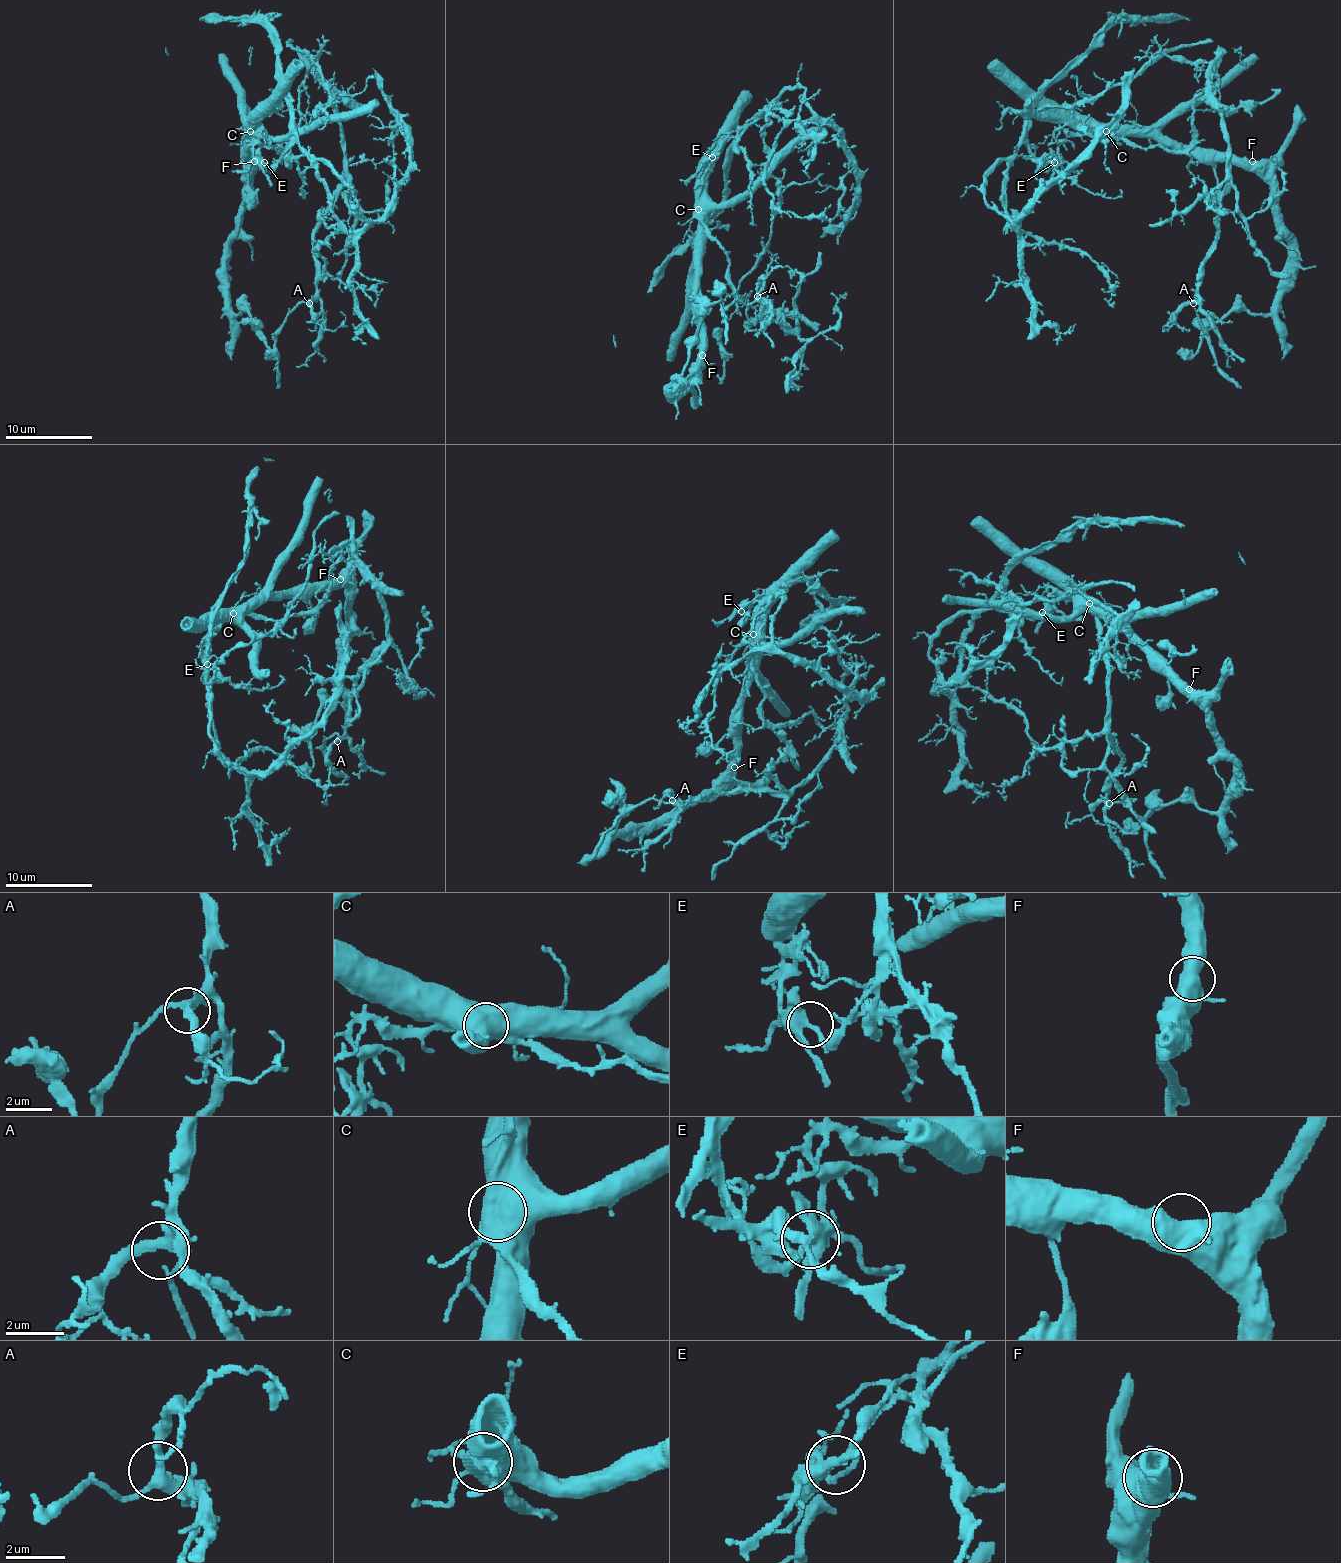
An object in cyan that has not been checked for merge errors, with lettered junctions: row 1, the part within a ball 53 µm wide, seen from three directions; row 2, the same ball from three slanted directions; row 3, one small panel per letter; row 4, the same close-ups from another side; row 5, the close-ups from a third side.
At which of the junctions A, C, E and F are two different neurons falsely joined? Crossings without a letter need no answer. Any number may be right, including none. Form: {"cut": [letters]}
{"cut": ["C", "E"]}

